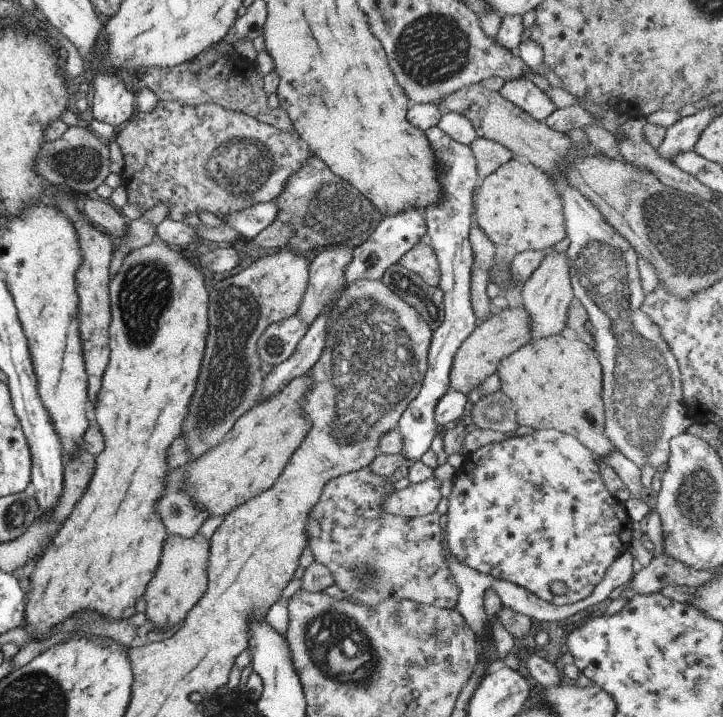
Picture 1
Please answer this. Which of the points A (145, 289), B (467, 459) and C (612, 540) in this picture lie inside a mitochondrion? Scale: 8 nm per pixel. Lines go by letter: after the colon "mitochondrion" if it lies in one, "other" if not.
A: mitochondrion
B: other
C: other

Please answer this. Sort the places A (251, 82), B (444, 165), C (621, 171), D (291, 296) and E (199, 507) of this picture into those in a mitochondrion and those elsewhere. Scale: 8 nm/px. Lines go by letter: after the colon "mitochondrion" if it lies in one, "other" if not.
A: other
B: mitochondrion
C: other
D: other
E: other

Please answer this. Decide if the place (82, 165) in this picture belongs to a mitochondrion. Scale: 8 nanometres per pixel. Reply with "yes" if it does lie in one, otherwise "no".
yes

